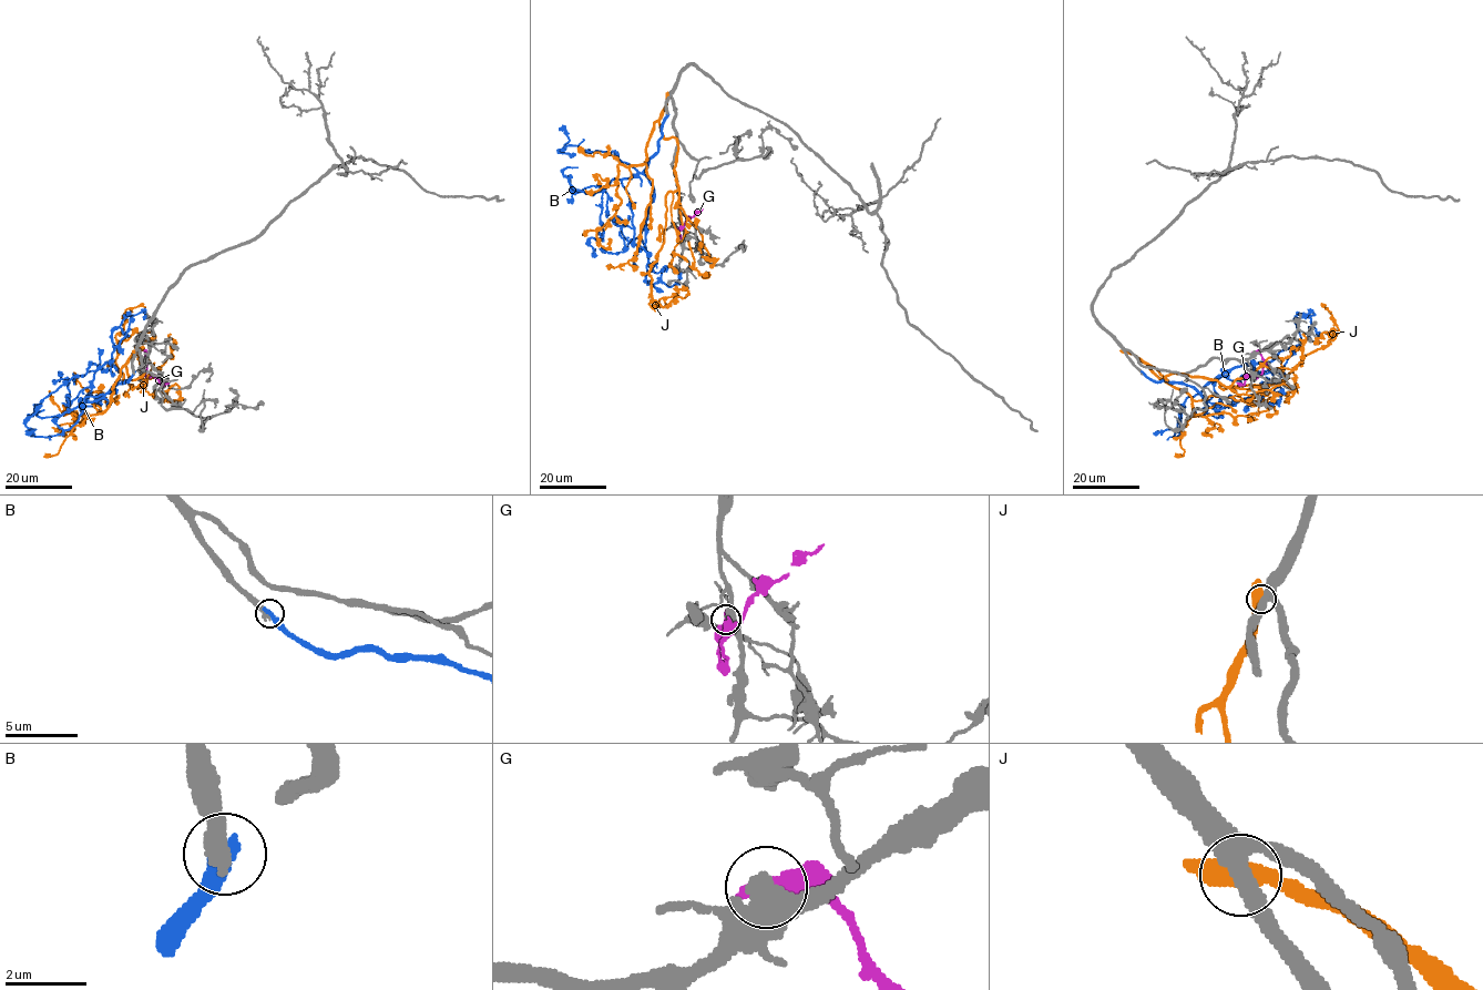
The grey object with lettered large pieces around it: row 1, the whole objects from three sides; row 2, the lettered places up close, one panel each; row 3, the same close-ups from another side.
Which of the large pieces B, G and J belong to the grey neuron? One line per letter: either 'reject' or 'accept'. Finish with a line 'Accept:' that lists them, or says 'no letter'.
B: reject
G: reject
J: reject
Accept: no letter

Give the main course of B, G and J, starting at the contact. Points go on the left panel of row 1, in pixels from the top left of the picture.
B: (134, 373), (110, 393), (120, 373), (106, 363), (114, 350), (112, 333), (126, 317), (143, 312), (145, 316)
G: (146, 351), (145, 376), (153, 375), (162, 385), (169, 383)
J: (134, 351), (125, 371), (144, 380), (132, 389), (115, 363), (118, 346), (136, 332), (154, 334), (140, 340)

